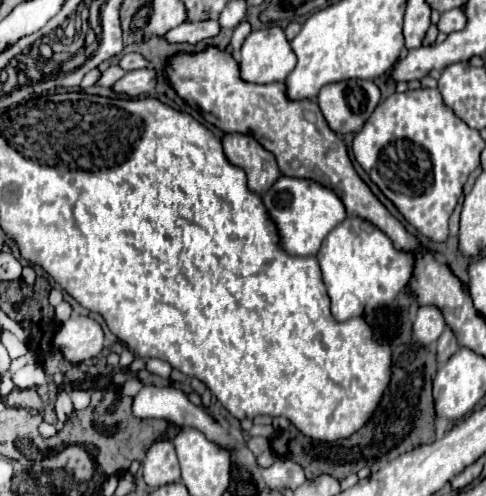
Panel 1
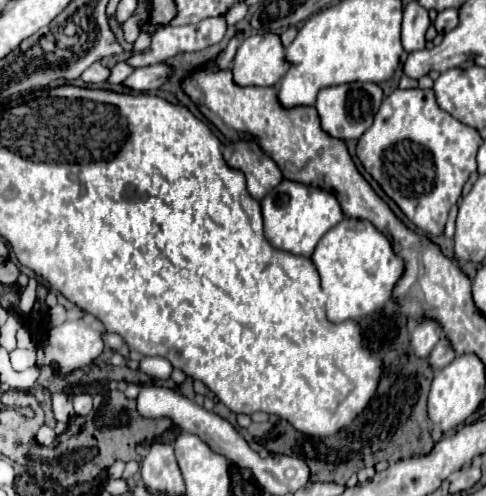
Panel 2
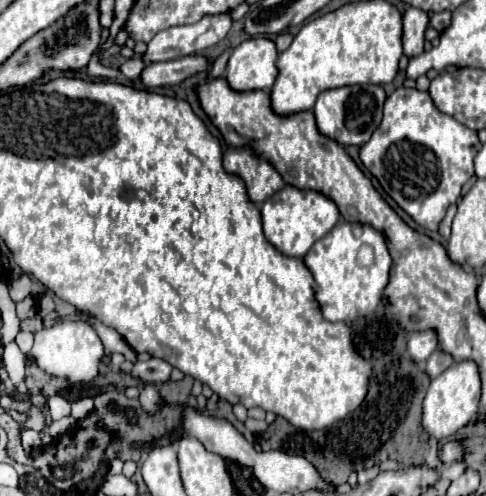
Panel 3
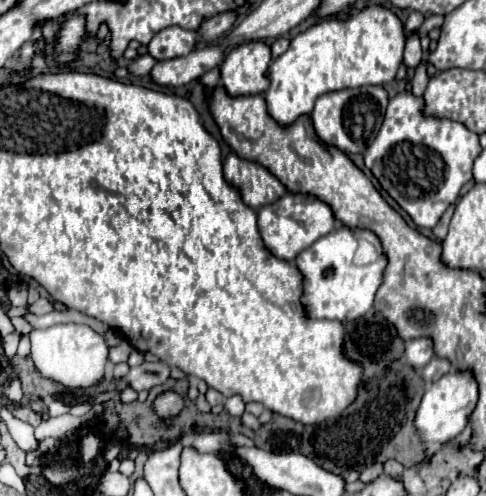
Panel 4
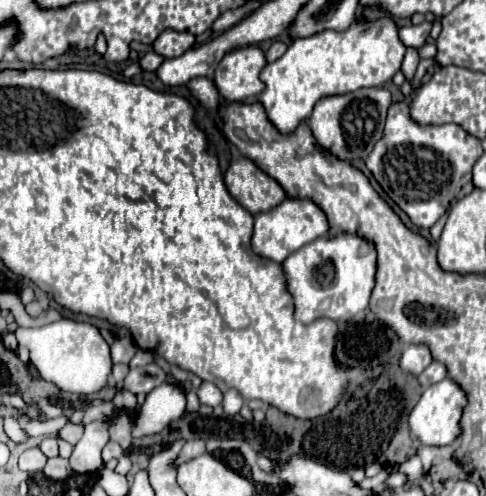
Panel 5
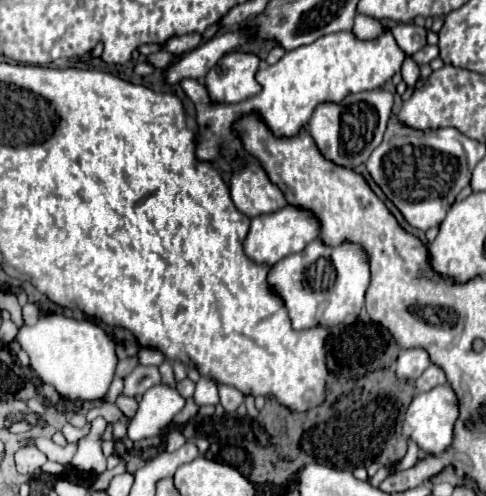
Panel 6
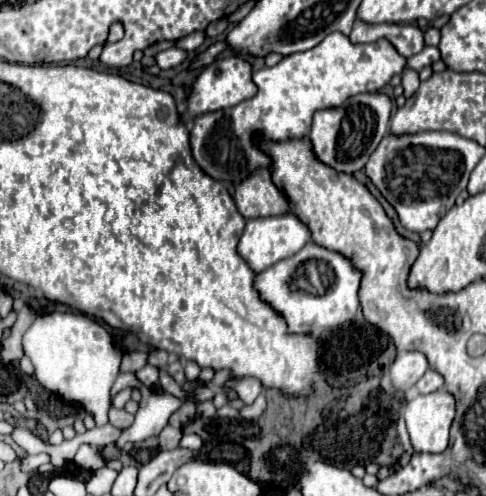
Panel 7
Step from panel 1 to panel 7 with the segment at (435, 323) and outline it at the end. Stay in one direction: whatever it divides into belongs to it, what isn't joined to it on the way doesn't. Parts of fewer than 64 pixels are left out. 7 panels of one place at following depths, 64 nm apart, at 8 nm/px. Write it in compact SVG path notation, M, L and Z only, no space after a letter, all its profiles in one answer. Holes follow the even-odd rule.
M400 352L392 364L392 370L390 370L392 384L400 392L406 392L420 380L420 376L428 368L430 368L428 358L422 352Z

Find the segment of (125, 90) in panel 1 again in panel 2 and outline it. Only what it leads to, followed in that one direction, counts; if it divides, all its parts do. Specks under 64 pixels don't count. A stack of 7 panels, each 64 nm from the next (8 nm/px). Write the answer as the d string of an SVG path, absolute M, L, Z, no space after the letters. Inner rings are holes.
M154 64L146 68L136 68L128 80L124 80L124 86L132 92L150 92L162 86L168 78L166 64Z

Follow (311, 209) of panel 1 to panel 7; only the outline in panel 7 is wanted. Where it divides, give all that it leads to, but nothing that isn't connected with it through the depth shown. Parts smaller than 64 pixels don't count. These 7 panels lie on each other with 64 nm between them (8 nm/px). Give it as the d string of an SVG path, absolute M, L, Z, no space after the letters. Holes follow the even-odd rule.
M286 212L282 216L268 216L268 218L254 218L246 222L244 234L238 244L240 256L248 262L248 266L256 272L266 270L268 266L276 264L278 260L284 260L288 256L294 256L300 252L308 242L312 240L310 228L292 212Z

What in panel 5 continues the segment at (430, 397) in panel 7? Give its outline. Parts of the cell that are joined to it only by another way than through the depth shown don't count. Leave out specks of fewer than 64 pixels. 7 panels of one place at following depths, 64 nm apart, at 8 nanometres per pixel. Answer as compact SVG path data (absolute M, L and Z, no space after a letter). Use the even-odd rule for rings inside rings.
M444 378L442 382L432 384L428 390L424 390L424 394L420 396L418 404L410 414L408 422L410 422L412 434L422 444L428 444L428 446L446 446L454 442L460 436L460 418L466 404L468 404L468 394L452 378Z

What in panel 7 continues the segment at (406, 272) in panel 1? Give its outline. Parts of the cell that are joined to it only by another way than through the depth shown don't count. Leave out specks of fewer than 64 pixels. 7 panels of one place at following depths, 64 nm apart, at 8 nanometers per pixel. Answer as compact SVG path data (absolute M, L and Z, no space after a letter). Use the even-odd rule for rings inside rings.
M308 242L298 254L276 262L262 270L254 286L260 296L272 304L288 322L288 332L322 332L346 322L346 316L354 316L360 310L360 280L362 272L348 260L348 256Z

